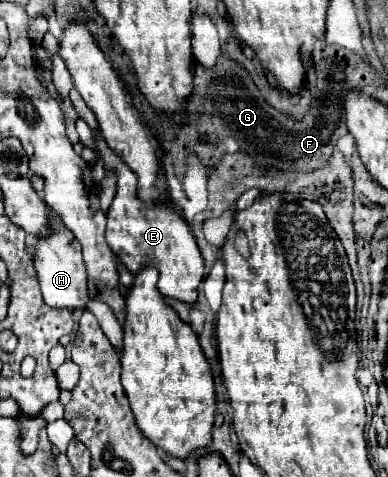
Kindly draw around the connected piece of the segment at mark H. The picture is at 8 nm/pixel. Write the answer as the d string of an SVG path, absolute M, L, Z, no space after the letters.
M51 213L49 219L53 219L53 231L49 231L45 239L37 239L37 243L31 249L43 299L49 307L85 309L89 301L89 293L87 293L87 273L81 259L81 245L77 243L75 235L61 223L59 215Z

